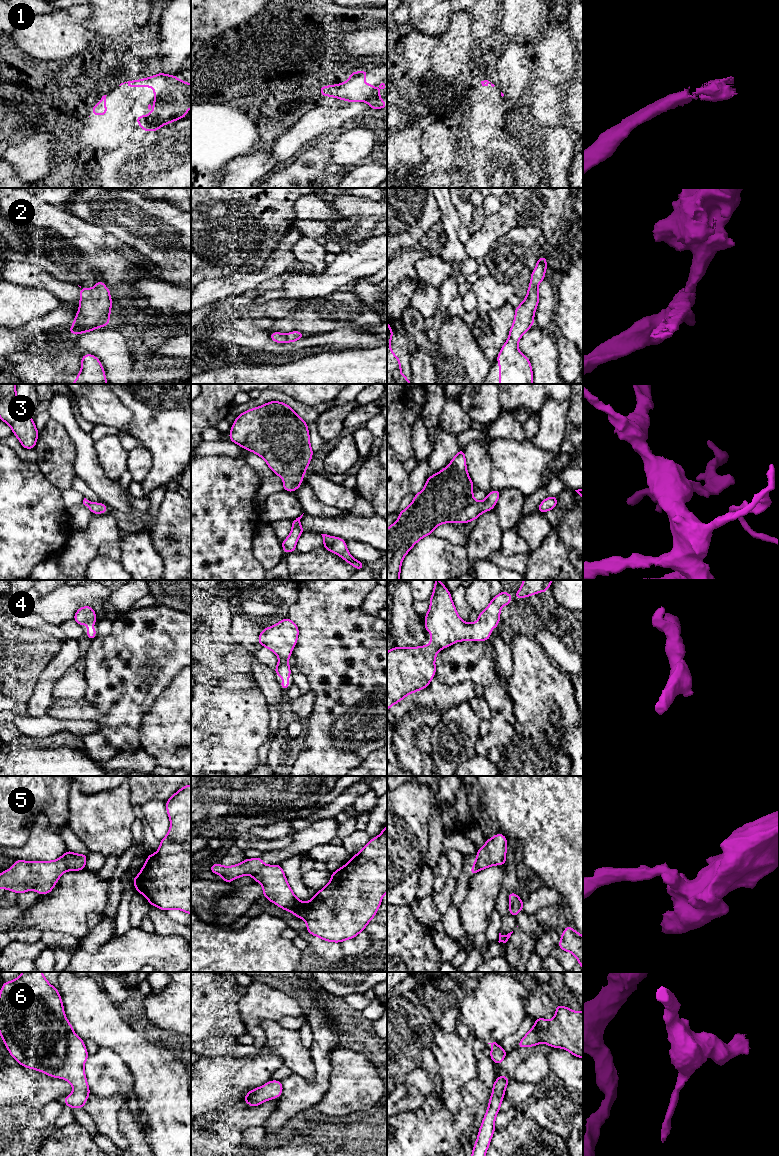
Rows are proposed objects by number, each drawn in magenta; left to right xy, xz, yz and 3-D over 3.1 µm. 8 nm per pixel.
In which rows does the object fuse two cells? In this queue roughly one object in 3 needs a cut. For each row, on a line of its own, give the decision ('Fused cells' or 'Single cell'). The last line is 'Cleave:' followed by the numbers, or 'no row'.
1: Single cell
2: Single cell
3: Single cell
4: Single cell
5: Fused cells
6: Single cell
Cleave: 5

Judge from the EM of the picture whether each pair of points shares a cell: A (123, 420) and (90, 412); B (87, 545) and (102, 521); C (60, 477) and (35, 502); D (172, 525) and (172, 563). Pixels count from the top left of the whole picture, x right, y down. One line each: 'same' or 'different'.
A: same
B: same
C: different
D: same

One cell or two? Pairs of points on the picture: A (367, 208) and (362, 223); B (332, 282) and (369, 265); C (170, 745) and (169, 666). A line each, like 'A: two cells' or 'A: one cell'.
A: two cells
B: one cell
C: two cells

